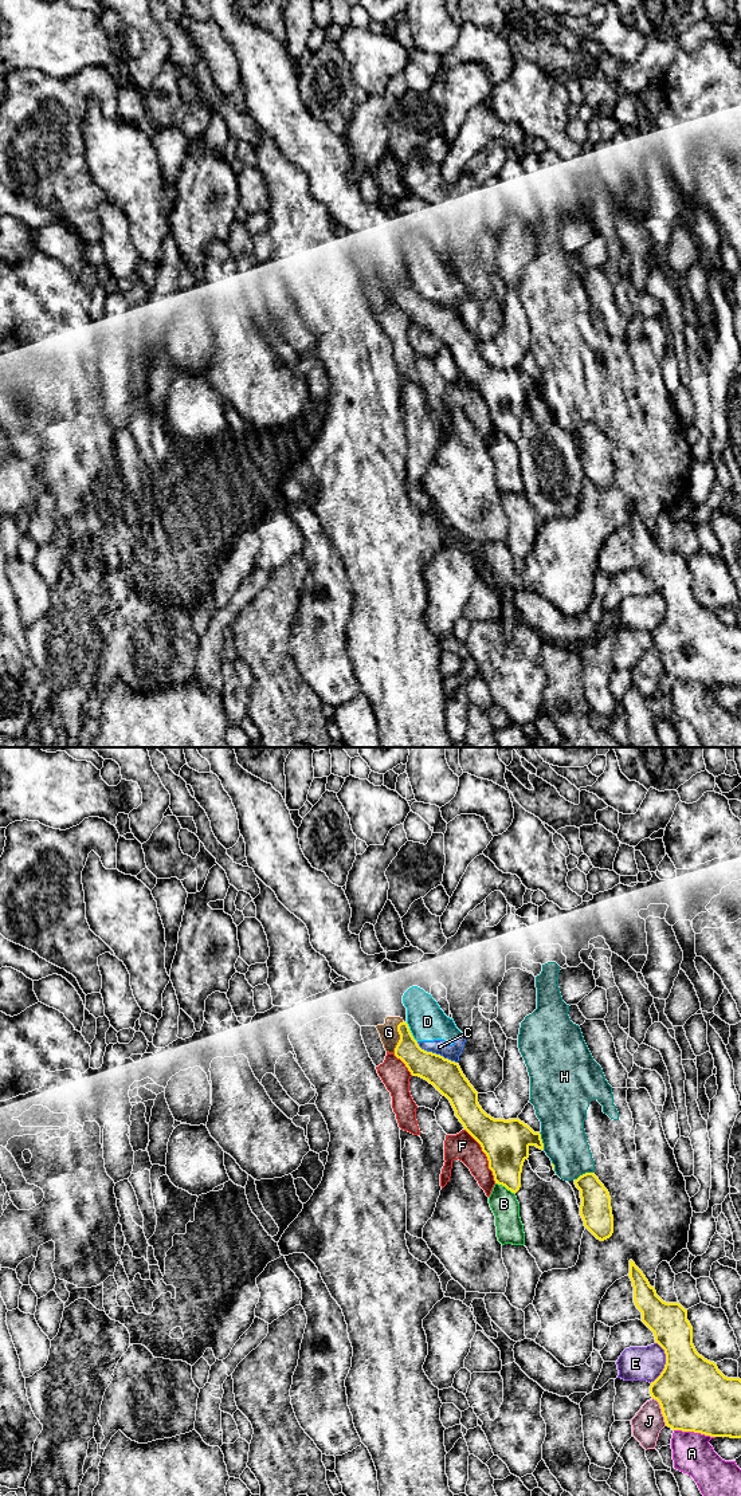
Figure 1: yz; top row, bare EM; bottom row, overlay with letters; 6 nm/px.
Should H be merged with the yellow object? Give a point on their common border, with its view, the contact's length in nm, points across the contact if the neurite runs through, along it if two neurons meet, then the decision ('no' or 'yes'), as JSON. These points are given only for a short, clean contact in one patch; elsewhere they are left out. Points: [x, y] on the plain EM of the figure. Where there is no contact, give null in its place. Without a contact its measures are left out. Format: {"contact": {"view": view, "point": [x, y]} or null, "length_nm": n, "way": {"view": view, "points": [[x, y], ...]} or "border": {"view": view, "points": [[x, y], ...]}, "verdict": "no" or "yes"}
{"contact": {"view": "yz", "point": [585, 421]}, "length_nm": 130, "verdict": "no"}

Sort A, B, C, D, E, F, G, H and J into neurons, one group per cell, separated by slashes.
A / B / C D / E / F / G / H / J

